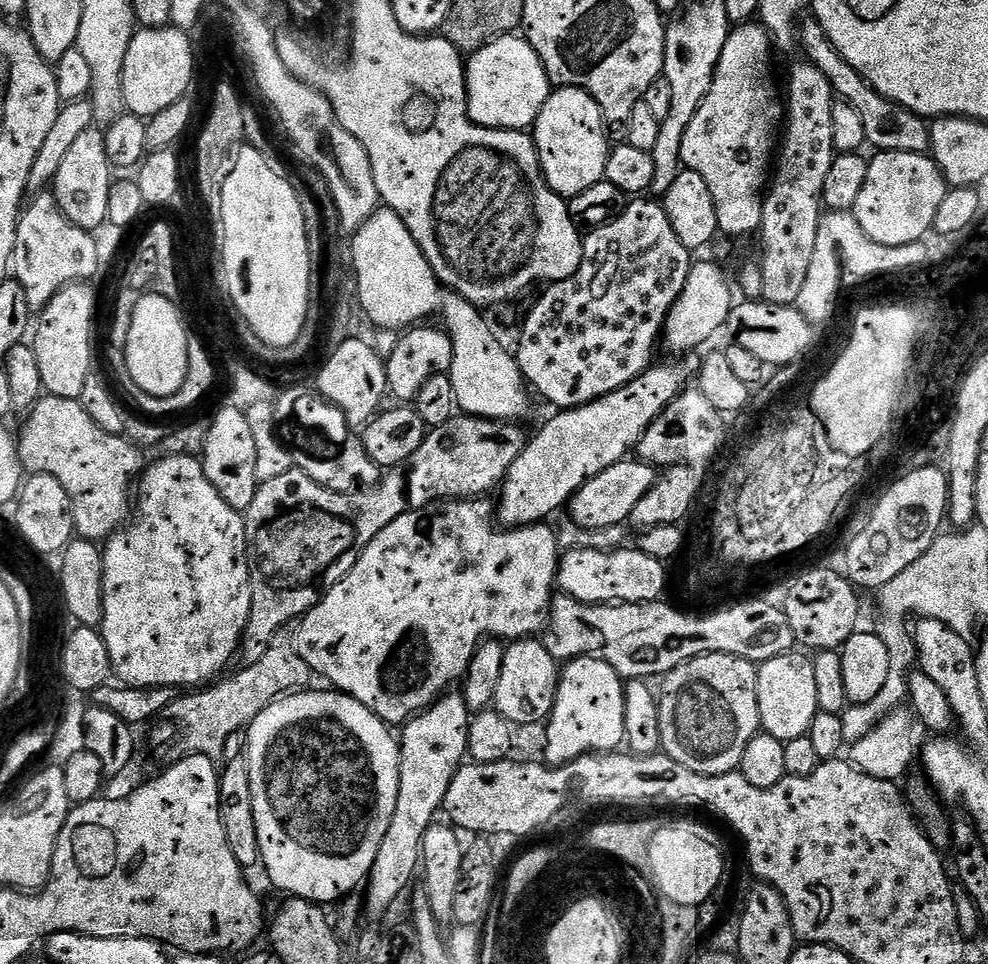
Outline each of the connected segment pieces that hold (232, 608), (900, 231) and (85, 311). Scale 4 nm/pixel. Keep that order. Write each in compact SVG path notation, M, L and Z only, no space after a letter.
M160 456L157 461L157 464L149 463L139 479L138 497L134 502L134 517L115 535L109 536L103 545L104 621L100 624L98 631L106 642L106 650L110 650L112 671L115 679L121 685L130 688L196 690L215 681L225 671L223 668L231 660L237 659L240 641L244 639L246 622L250 618L250 602L252 601L252 575L248 573L246 526L243 515L233 510L230 502L226 502L226 498L222 498L222 494L218 494L218 490L210 482L210 478L206 478L204 465L197 457Z
M877 151L875 155L868 160L866 182L858 194L858 202L852 207L852 215L858 226L862 226L862 230L882 246L921 243L924 235L932 232L934 214L938 214L938 206L950 187L948 181L931 155L923 152Z
M88 282L69 284L39 313L38 323L34 328L34 336L36 332L34 347L38 358L38 370L42 370L42 382L47 395L79 400L82 386L86 386L86 378L94 370L94 364L92 364L92 323L96 320L96 292L91 288L92 286Z

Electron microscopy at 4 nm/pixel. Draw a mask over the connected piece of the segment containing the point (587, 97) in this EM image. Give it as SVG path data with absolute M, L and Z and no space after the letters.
M560 86L548 95L546 106L542 106L534 125L534 139L540 159L540 169L544 171L546 182L565 200L573 200L575 196L582 194L582 190L590 190L590 186L604 179L610 151L607 130L609 131L598 102L594 102L594 98L586 90Z

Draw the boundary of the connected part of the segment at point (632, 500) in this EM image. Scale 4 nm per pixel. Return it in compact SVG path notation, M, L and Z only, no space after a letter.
M638 458L620 460L614 466L610 466L610 470L602 470L602 474L590 478L577 490L570 501L572 520L580 528L612 528L615 524L622 523L623 520L625 523L631 517L634 506L638 506L638 502L642 502L642 498L656 484L657 479L657 469L653 468L652 465L644 464Z

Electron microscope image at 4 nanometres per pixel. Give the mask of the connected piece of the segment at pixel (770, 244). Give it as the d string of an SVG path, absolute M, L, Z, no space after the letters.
M807 62L793 66L792 73L788 76L788 92L786 88L786 123L782 128L782 143L774 160L774 179L764 197L762 222L758 233L760 248L764 251L758 257L762 270L763 303L795 305L798 294L802 294L806 273L810 271L810 258L814 258L814 242L818 238L822 215L822 186L826 182L826 174L830 174L832 157L837 155L834 146L834 106L837 102L838 97L833 92L826 74L822 74L818 66Z

